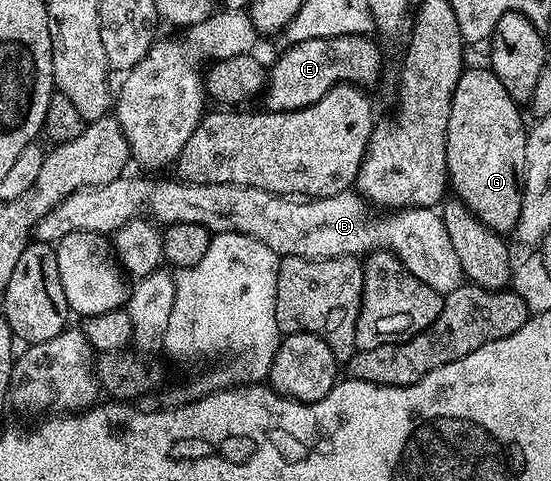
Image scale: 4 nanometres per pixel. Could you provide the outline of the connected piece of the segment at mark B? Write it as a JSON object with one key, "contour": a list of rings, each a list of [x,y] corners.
{"contour":[[[123,176],[108,184],[72,192],[72,196],[60,200],[60,204],[38,222],[33,237],[39,242],[56,244],[68,236],[68,232],[110,236],[133,218],[143,217],[163,227],[200,224],[208,228],[211,235],[236,232],[252,236],[260,240],[260,244],[268,244],[272,252],[288,258],[365,256],[375,250],[388,250],[402,261],[412,276],[443,296],[451,294],[464,282],[460,256],[456,256],[452,240],[448,240],[448,228],[444,228],[441,213],[434,208],[398,208],[393,213],[383,213],[386,214],[383,218],[370,218],[367,203],[354,192],[295,200],[251,186],[130,177]]]}

